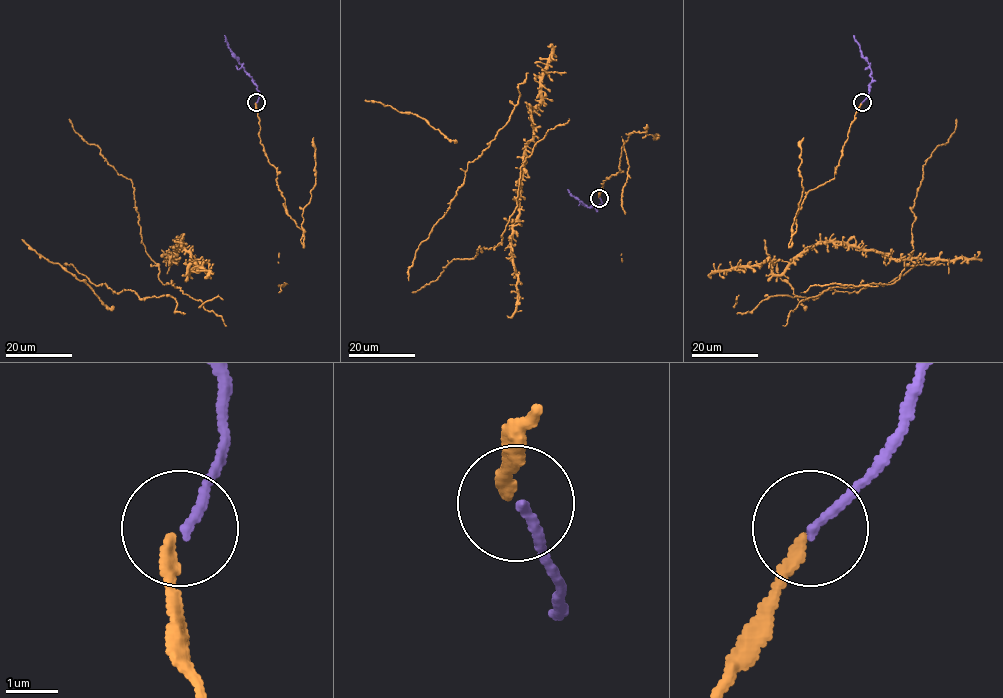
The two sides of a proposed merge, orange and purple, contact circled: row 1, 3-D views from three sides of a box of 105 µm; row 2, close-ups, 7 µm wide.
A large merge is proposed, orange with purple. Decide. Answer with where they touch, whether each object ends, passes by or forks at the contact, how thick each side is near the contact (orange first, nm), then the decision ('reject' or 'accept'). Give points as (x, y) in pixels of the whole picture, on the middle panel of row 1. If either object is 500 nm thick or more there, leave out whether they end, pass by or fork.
at (599, 198); orange ends there; purple ends there; 200 nm thick on the orange side, 180 nm on the other; accept

